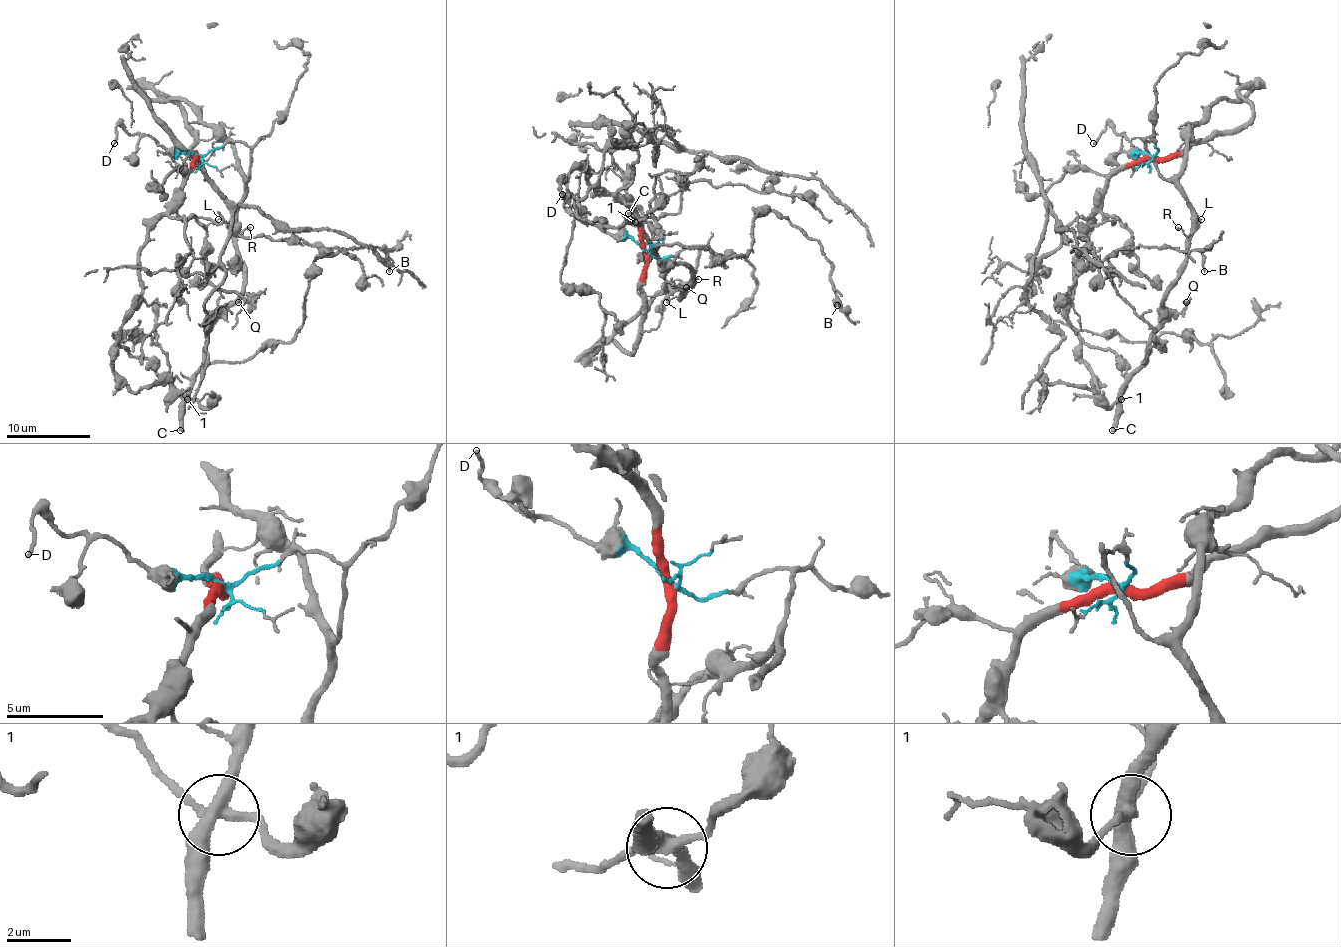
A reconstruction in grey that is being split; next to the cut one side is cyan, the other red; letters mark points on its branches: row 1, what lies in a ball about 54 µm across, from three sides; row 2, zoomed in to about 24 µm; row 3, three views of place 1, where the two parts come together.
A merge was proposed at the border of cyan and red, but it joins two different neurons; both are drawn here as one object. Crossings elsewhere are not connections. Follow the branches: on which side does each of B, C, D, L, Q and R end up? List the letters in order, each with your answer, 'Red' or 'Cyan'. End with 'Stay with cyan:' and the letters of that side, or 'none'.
B: Cyan
C: Cyan
D: Cyan
L: Cyan
Q: Cyan
R: Cyan
Stay with cyan: B, C, D, L, Q, R

